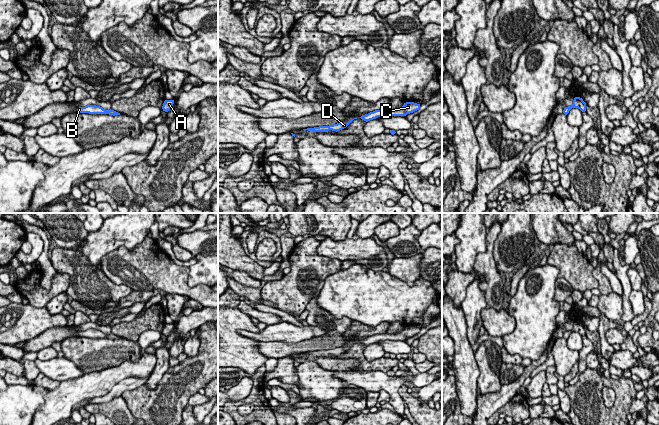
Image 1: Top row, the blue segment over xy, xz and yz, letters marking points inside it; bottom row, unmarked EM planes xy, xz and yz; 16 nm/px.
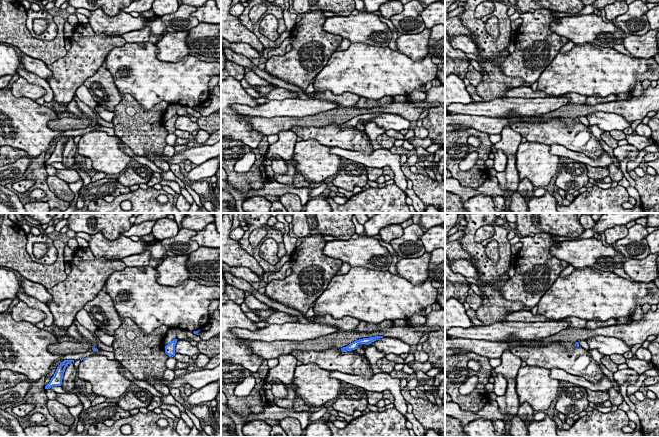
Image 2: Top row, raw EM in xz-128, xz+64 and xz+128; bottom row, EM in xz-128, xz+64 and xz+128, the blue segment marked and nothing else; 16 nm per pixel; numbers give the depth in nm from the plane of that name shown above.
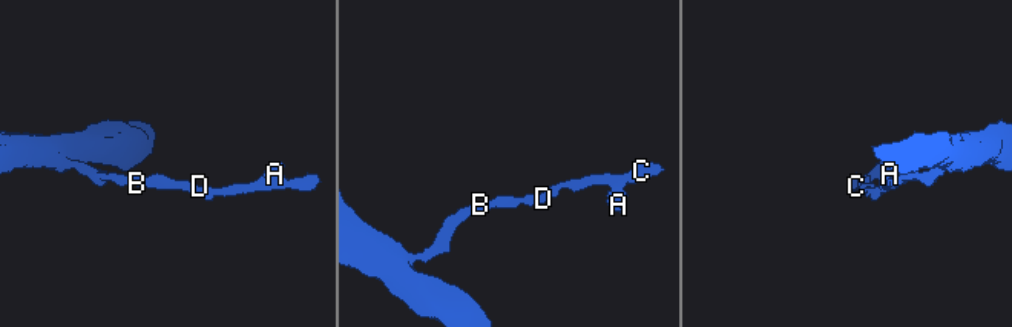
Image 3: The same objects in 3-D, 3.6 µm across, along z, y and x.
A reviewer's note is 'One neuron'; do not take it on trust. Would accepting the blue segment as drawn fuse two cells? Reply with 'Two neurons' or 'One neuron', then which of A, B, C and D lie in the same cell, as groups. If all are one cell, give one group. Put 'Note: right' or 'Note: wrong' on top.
Note: right
One neuron. Groups: A B C D

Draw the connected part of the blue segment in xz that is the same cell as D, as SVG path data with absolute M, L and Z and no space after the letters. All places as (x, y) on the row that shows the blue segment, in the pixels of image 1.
M354 119L350 120L347 123L337 123L337 124L329 125L329 126L319 126L319 127L314 127L314 128L306 128L303 130L304 131L308 130L308 131L313 131L313 132L326 132L329 130L332 130L332 131L338 132L338 131L346 128L349 124L352 123L353 120Z

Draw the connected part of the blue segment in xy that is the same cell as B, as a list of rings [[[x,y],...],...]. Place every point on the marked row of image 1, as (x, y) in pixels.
[[[87,105],[85,107],[78,107],[77,111],[79,113],[89,113],[89,114],[109,114],[109,115],[120,115],[120,113],[110,109],[110,110],[104,110],[100,106],[96,105]]]

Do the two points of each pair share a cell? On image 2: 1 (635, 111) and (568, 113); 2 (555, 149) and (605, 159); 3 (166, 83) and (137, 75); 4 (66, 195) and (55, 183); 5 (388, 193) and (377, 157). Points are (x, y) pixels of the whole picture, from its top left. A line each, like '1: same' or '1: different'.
1: same
2: same
3: same
4: same
5: different

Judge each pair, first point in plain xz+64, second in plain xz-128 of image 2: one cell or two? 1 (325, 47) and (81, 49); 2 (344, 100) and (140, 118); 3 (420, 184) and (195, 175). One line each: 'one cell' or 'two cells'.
1: one cell
2: two cells
3: two cells

